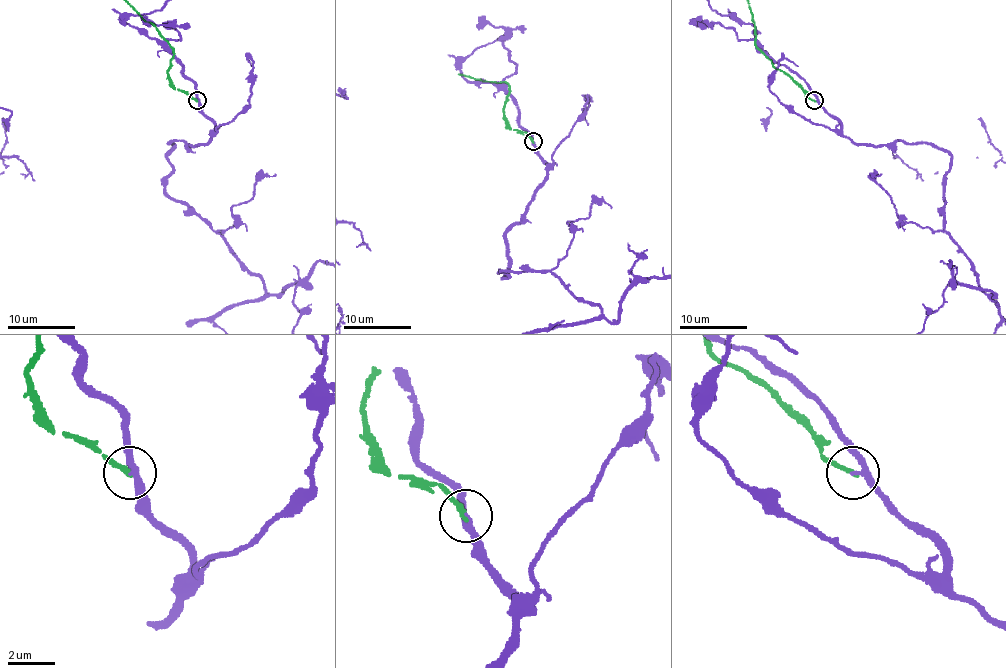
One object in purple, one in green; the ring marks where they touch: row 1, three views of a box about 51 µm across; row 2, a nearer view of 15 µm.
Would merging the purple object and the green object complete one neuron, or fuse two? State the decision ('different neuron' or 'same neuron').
different neuron

